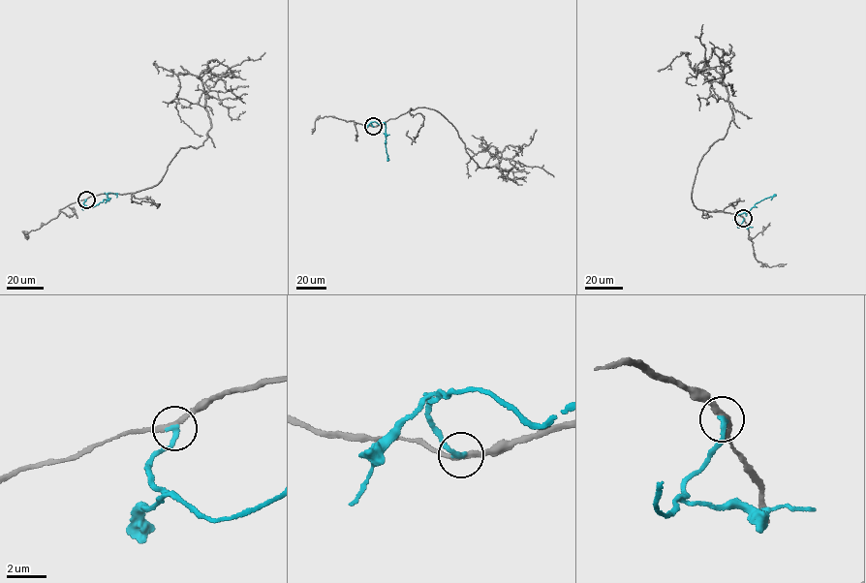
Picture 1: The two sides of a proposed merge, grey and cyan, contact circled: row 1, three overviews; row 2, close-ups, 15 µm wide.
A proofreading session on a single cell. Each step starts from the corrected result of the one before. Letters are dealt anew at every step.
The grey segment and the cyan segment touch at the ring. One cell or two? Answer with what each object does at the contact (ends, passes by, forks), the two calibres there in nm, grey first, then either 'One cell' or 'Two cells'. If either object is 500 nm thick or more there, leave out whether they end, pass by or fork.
At the ring grey passes by. At the ring cyan ends. Thickness 240 nm (grey) against 280 nm. One cell

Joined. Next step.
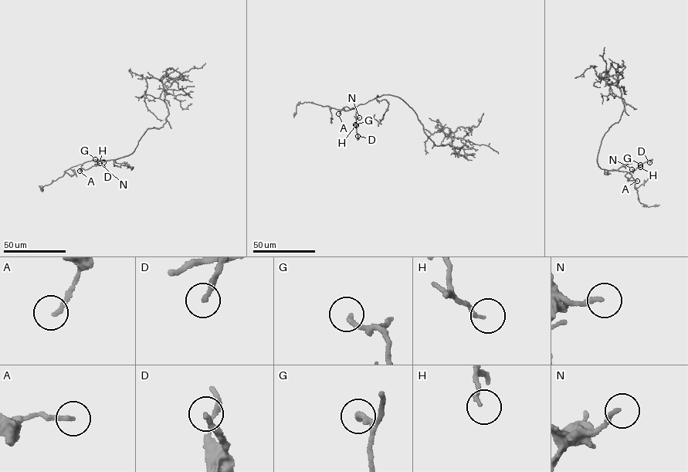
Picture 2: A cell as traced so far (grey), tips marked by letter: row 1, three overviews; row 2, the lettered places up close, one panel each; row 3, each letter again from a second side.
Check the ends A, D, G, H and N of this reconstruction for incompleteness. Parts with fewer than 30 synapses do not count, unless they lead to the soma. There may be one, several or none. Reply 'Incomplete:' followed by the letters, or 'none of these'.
Incomplete: none of these

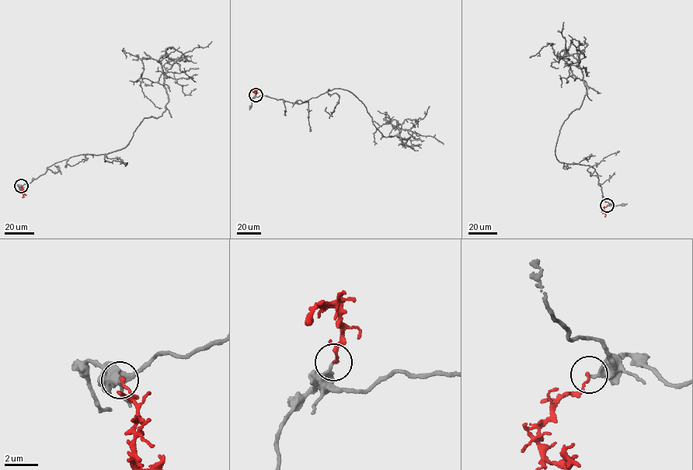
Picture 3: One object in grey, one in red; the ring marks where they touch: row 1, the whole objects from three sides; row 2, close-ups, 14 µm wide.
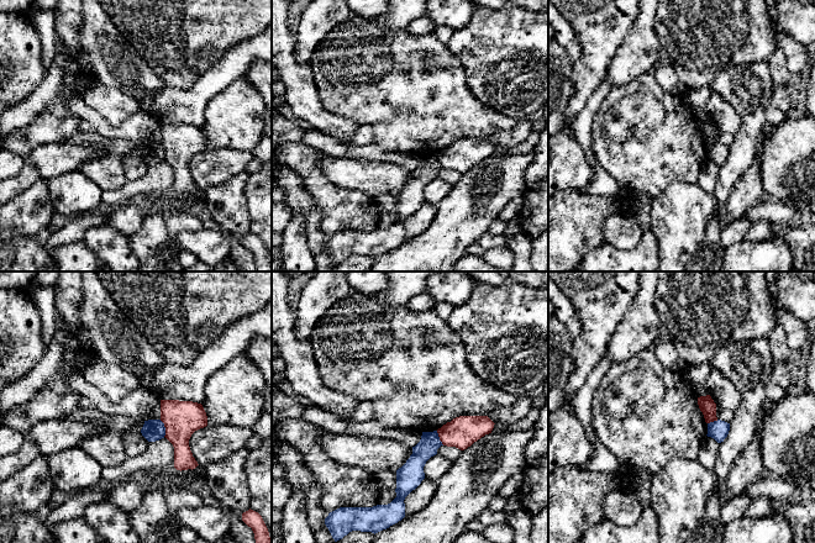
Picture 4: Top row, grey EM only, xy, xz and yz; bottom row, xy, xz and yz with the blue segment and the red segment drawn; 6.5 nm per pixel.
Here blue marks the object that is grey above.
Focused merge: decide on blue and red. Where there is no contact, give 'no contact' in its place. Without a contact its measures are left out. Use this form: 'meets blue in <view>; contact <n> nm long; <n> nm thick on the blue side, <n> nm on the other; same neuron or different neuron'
meets blue in xy; contact 120 nm long; 140 nm thick on the blue side, 240 nm on the other; different neuron

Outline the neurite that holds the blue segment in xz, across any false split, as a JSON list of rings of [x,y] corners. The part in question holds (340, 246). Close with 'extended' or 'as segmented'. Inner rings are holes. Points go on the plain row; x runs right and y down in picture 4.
[[[437,154],[422,155],[420,165],[412,170],[412,178],[396,194],[396,221],[388,228],[373,231],[340,231],[328,237],[325,248],[335,265],[352,254],[378,257],[405,241],[405,221],[425,202],[426,185],[443,169]]]; as segmented

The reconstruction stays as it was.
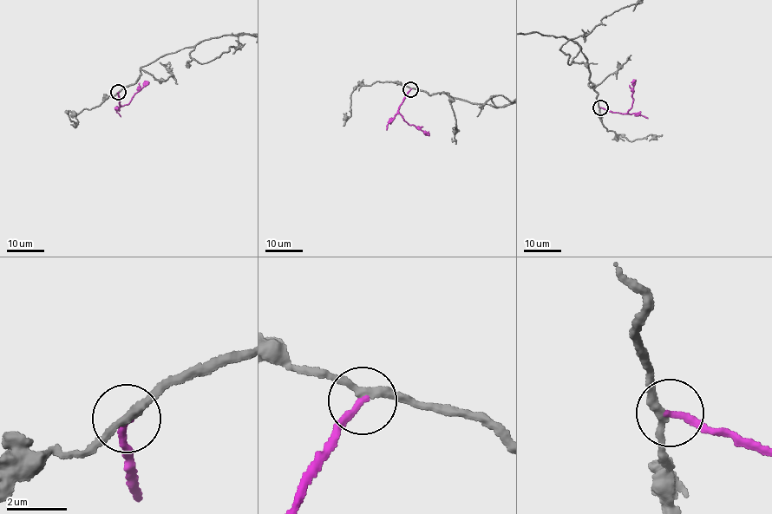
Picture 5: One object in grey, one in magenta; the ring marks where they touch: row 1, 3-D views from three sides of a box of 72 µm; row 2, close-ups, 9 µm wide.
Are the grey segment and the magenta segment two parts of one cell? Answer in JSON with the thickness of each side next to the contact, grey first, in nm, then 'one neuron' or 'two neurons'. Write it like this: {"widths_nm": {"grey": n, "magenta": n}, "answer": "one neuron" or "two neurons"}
{"widths_nm": {"grey": 260, "magenta": 240}, "answer": "one neuron"}

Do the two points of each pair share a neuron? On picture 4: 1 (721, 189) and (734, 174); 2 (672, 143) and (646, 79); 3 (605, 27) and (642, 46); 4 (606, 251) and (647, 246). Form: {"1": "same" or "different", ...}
{"1": "same", "2": "same", "3": "different", "4": "same"}

